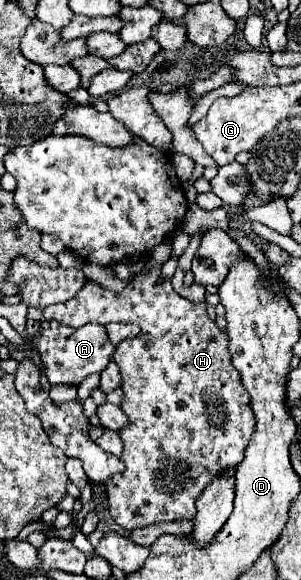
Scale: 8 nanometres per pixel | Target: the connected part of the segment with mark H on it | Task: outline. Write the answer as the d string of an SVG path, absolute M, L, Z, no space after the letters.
M153 266L147 272L135 274L131 282L121 290L113 292L97 282L87 282L83 290L67 300L65 304L53 304L45 310L31 308L27 312L29 320L57 320L71 328L85 326L89 322L109 324L109 322L131 322L141 328L135 340L125 340L115 350L115 362L121 368L123 378L123 402L121 408L129 416L129 426L123 428L123 456L125 472L111 476L105 484L107 502L111 518L127 530L143 528L157 522L173 522L195 516L195 500L201 492L229 468L243 462L245 450L255 434L255 416L249 406L249 396L243 390L239 372L231 364L227 352L227 336L219 326L207 316L205 302L191 302L179 296L171 280L161 280L161 266Z

